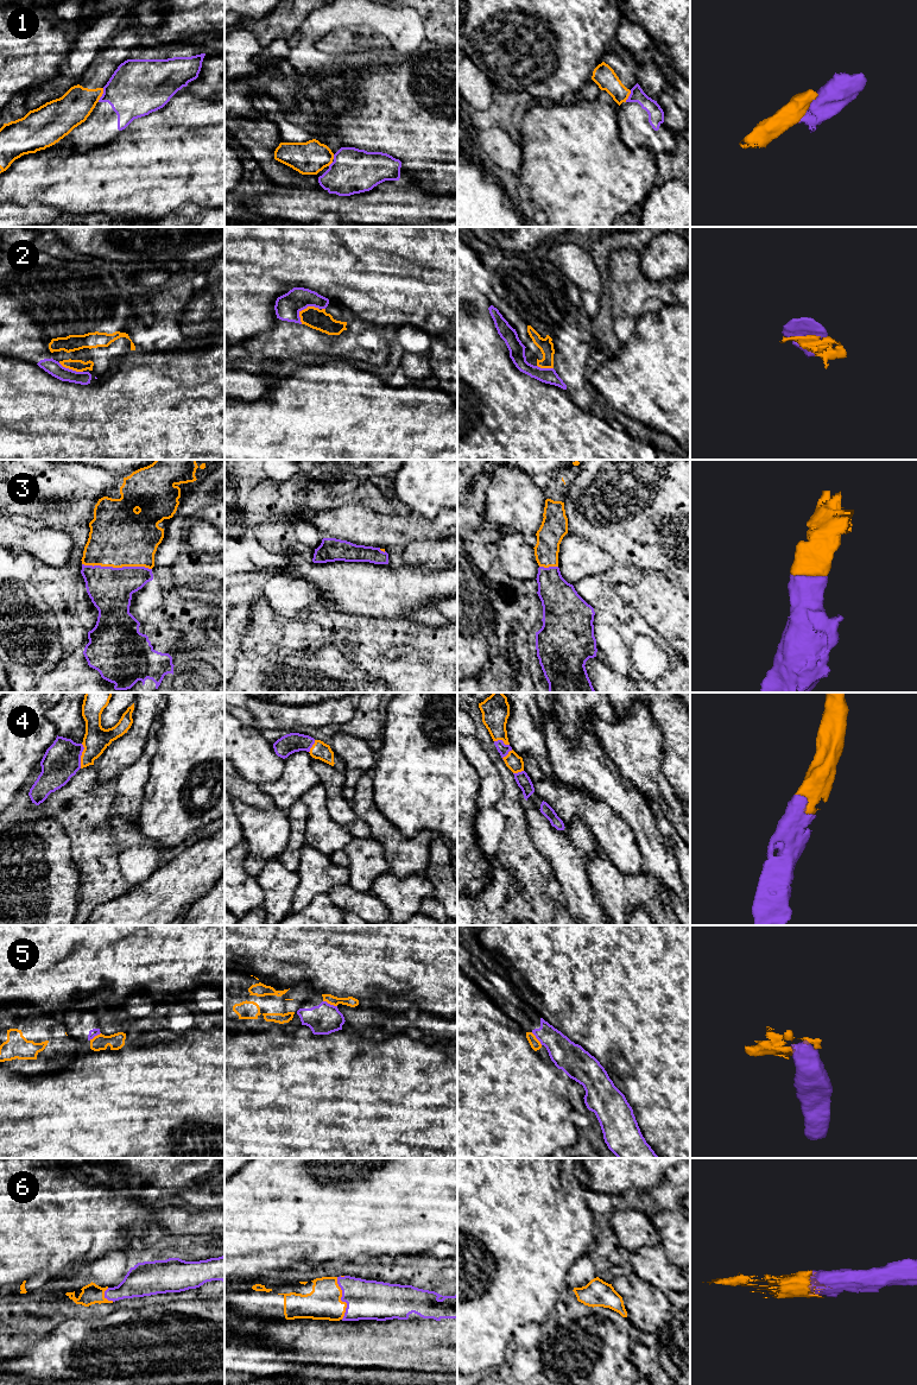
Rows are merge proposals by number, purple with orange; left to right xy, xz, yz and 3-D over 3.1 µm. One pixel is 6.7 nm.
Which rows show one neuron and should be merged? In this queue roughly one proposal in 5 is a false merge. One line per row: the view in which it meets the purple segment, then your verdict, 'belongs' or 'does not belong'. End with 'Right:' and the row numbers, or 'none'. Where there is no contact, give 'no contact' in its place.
1: meets purple in xy; does not belong
2: meets purple in xz; belongs
3: meets purple in xy; belongs
4: meets purple in xy; belongs
5: meets purple in xz; does not belong
6: meets purple in xz; belongs
Right: 2, 3, 4, 6

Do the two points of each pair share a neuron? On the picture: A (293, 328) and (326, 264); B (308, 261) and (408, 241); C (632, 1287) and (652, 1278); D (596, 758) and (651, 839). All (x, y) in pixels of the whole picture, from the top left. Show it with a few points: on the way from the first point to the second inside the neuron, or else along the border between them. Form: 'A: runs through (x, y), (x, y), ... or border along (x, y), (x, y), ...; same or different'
A: border along (285, 292), (293, 288), (308, 288), (329, 299); different
B: runs through (333, 254), (352, 254), (365, 241), (383, 241); same
C: border along (636, 1273), (662, 1290); different
D: runs through (602, 778), (640, 819); same

